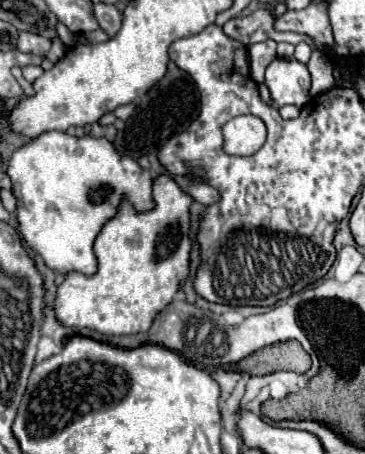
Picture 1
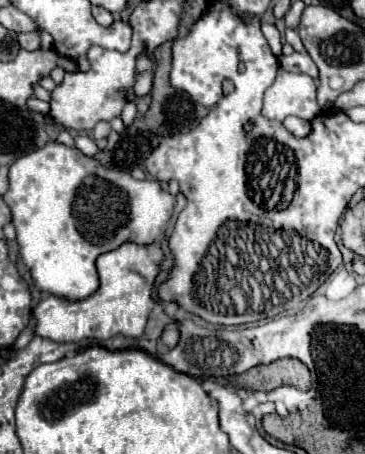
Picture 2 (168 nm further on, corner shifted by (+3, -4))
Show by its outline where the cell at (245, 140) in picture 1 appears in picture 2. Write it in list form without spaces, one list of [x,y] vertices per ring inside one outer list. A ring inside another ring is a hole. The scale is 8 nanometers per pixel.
[[[279,70],[275,82],[265,92],[263,114],[273,120],[285,120],[287,116],[313,120],[321,114],[315,80],[305,74]]]

